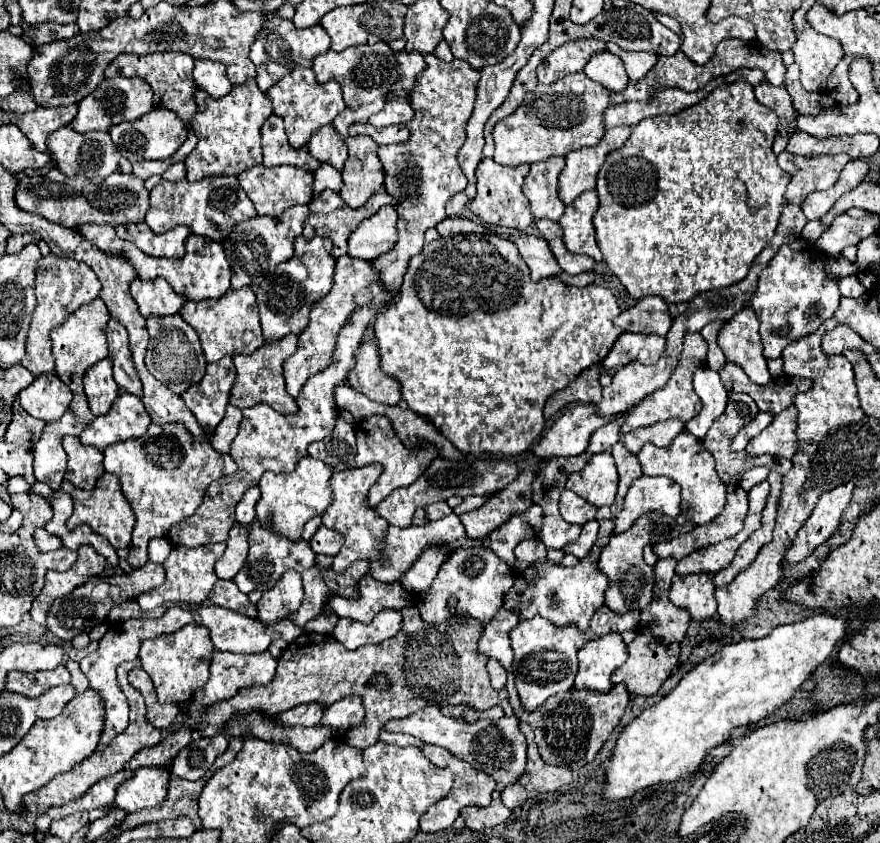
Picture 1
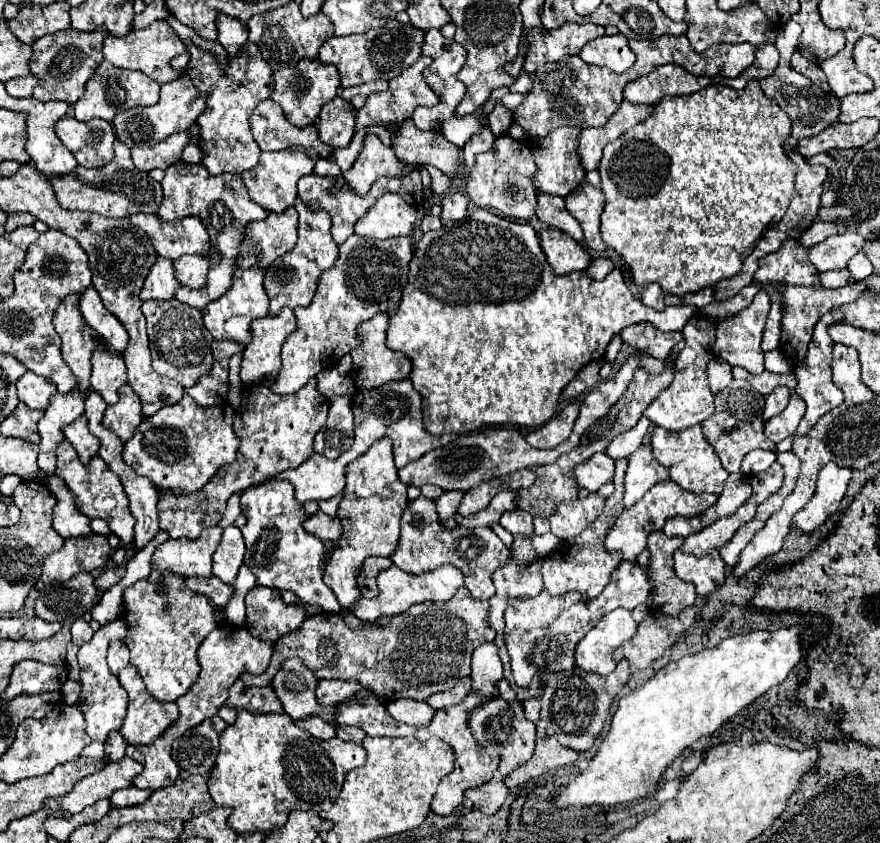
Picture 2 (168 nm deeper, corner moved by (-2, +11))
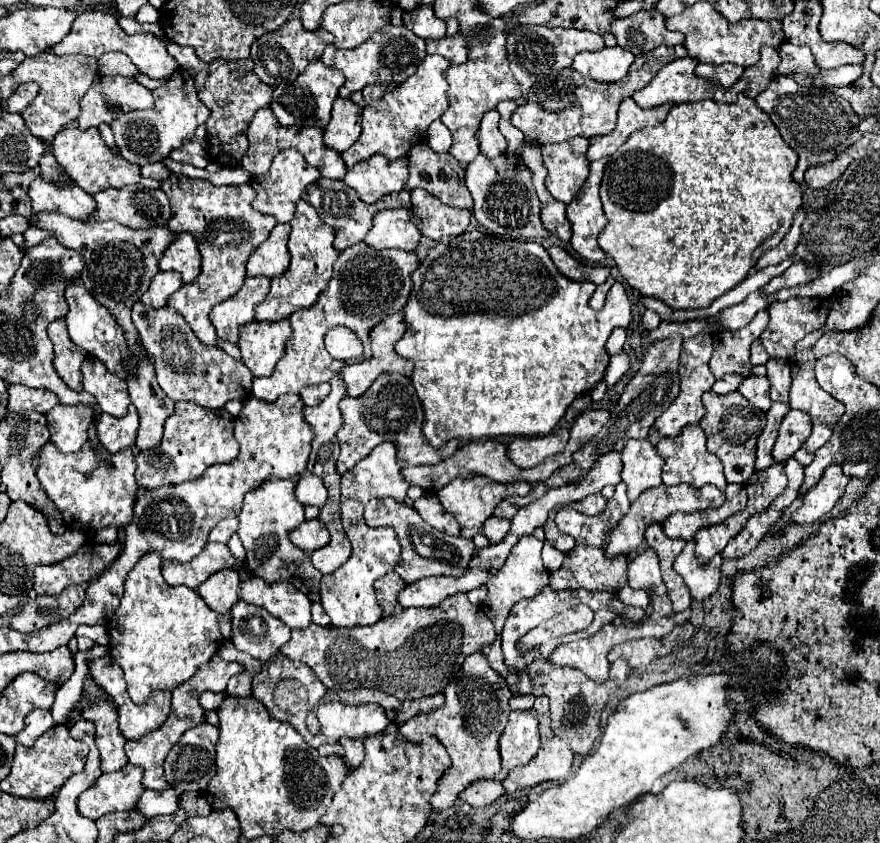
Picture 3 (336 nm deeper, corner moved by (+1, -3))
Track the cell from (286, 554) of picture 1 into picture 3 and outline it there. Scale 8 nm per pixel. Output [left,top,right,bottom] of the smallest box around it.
[237,476,321,602]

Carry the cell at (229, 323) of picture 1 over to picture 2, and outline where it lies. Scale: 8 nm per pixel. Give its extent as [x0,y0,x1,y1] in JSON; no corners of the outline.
[204,268,268,346]

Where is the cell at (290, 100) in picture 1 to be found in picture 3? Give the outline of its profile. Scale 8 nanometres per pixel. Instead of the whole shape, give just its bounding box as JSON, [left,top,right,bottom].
[271,60,345,128]

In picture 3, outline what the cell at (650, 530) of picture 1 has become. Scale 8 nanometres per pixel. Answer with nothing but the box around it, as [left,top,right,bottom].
[607,484,725,558]

